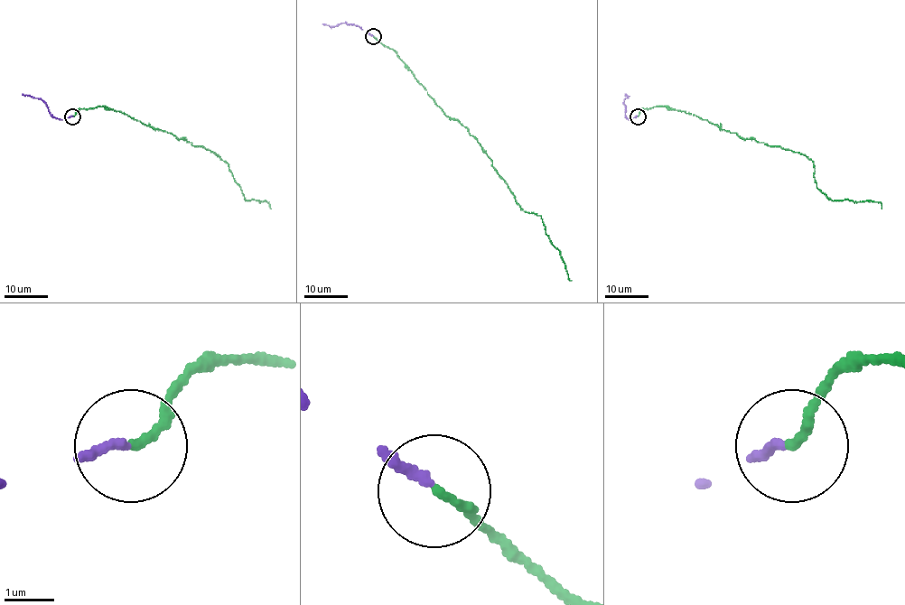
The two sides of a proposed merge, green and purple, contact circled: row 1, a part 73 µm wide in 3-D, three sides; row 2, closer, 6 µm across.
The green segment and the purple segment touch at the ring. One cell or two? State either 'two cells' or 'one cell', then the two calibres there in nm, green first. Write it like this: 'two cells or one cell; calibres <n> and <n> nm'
one cell; calibres 160 and 180 nm

